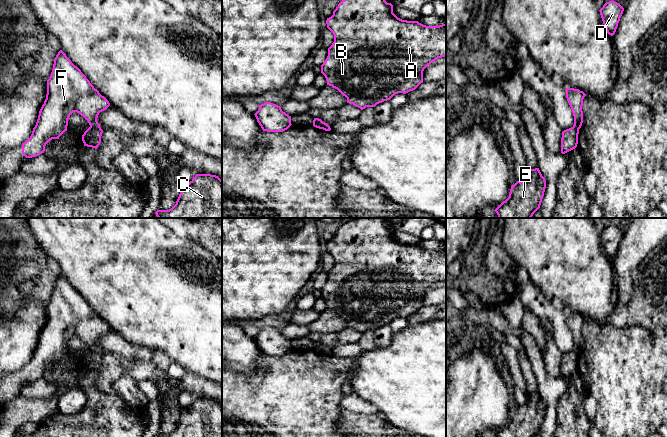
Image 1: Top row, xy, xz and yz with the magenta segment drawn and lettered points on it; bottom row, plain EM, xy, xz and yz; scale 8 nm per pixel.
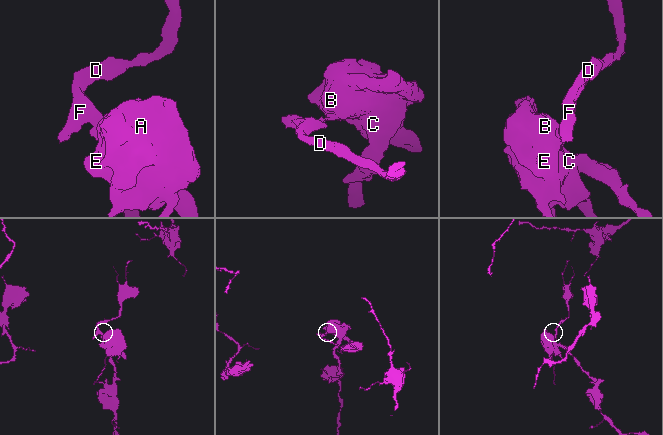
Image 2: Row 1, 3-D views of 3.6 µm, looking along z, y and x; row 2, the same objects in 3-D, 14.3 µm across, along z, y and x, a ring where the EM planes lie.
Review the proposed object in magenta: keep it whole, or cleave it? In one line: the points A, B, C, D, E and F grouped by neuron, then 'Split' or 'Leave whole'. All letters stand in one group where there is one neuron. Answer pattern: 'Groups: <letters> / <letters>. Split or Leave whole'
Groups: A B C E / D F. Split

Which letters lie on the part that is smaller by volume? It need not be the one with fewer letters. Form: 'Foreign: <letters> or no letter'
Foreign: D, F

